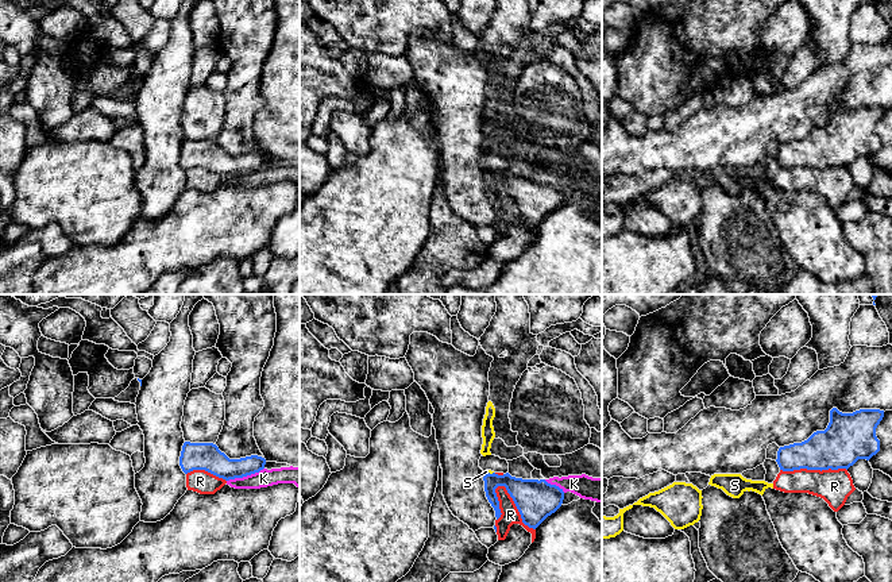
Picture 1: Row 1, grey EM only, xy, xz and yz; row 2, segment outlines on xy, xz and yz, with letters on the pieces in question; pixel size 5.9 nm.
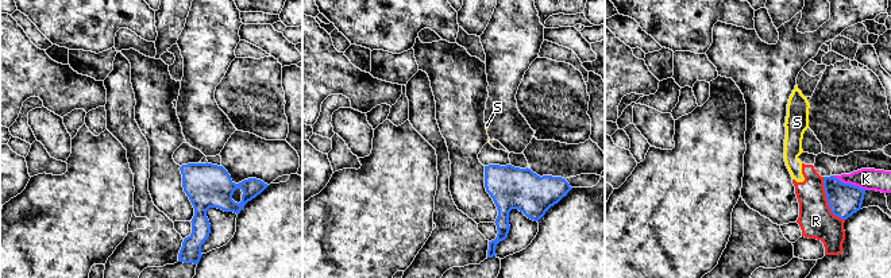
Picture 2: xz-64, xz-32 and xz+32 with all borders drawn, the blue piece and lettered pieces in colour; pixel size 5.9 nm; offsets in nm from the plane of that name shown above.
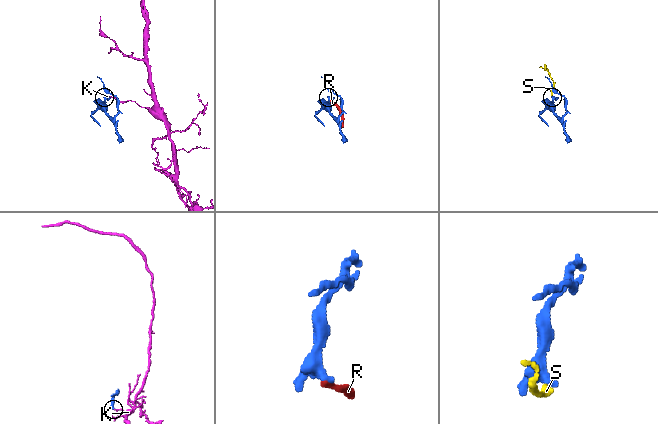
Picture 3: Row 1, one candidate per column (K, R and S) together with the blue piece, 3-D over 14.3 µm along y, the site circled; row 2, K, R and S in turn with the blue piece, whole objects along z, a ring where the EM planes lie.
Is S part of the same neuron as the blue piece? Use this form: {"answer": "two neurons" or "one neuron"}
{"answer": "two neurons"}

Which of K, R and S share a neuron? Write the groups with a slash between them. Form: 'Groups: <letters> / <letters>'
Groups: K / R S

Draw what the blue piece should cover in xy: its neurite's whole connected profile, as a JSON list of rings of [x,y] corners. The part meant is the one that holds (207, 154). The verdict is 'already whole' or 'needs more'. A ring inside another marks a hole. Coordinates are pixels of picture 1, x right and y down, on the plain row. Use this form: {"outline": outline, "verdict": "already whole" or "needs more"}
{"outline": [[[185,139],[179,154],[179,163],[185,171],[205,167],[225,178],[259,170],[264,162],[266,157],[258,153],[229,157],[213,140]]], "verdict": "already whole"}

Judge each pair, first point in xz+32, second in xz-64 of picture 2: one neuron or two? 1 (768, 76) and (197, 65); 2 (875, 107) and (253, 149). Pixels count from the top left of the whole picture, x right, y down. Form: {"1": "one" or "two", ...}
{"1": "two", "2": "two"}

